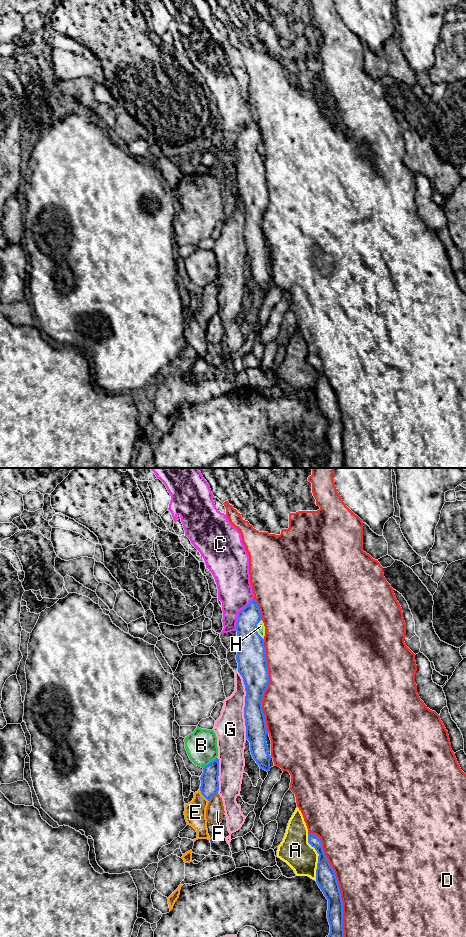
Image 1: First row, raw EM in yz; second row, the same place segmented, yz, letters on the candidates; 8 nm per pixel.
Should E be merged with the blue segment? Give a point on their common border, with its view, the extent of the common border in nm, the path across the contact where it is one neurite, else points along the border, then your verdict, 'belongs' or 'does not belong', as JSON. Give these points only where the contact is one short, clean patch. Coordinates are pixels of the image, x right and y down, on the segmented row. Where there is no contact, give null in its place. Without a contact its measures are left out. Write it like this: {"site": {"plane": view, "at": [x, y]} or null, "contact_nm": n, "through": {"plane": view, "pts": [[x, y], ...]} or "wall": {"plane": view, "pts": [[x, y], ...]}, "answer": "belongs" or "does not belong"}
{"site": {"plane": "yz", "at": [202, 794]}, "contact_nm": 130, "through": {"plane": "yz", "pts": [[209, 786], [202, 794], [195, 812]]}, "answer": "belongs"}

